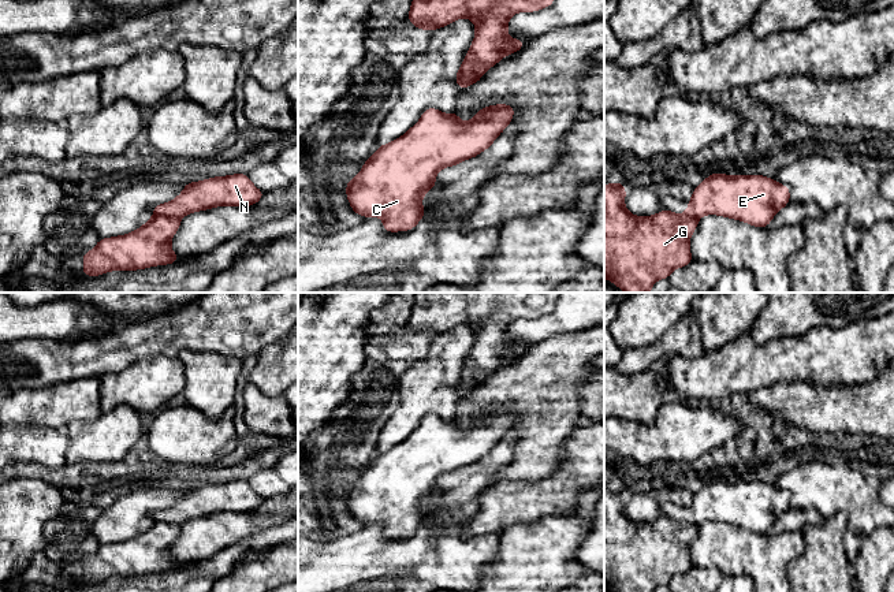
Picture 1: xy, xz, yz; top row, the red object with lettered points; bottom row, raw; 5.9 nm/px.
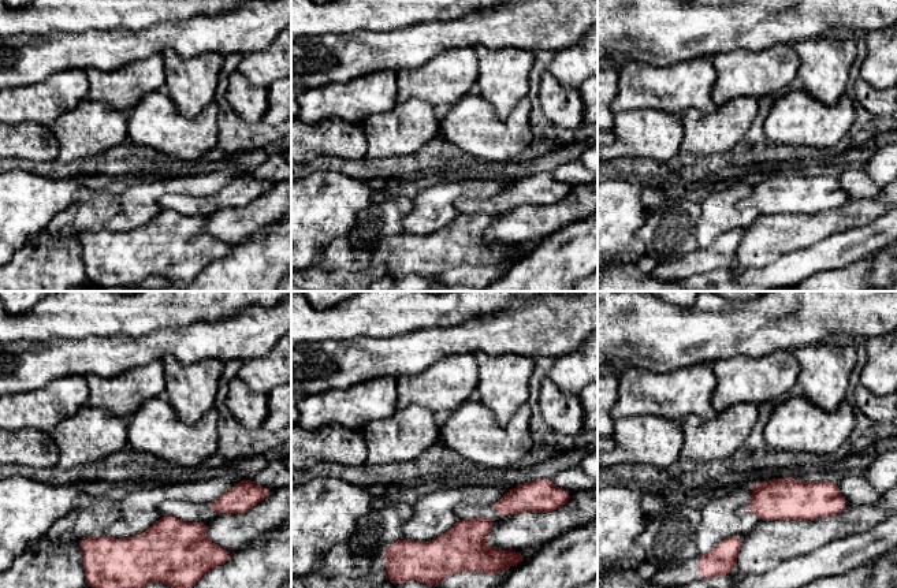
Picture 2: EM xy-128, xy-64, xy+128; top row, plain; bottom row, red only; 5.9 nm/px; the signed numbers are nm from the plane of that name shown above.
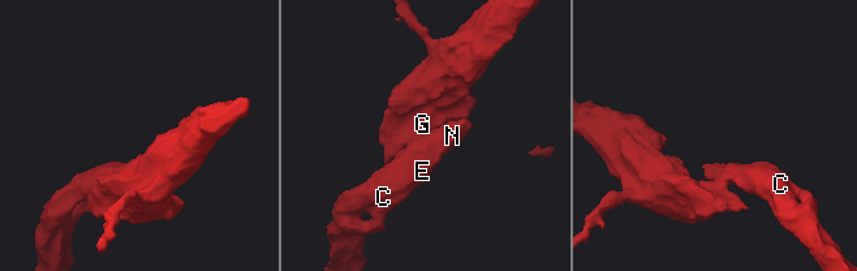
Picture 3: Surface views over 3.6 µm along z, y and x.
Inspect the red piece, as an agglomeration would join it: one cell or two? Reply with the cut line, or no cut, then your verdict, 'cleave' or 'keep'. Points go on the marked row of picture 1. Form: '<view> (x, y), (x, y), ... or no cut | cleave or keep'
xy (155, 213), (179, 218) | cleave

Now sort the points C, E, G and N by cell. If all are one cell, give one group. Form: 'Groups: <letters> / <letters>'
Groups: C E N / G

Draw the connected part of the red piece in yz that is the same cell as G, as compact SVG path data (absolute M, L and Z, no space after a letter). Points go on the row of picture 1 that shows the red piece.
M604 185L604 279L626 293L649 293L653 283L668 279L675 268L693 260L689 241L697 219L663 209L653 216L634 216L625 208L626 186Z

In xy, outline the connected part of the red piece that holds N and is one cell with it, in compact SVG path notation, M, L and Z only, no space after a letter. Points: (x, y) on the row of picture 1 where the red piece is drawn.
M232 174L185 183L185 189L178 197L154 205L153 212L154 215L183 217L216 206L252 206L264 196L265 193L253 185L247 174Z

